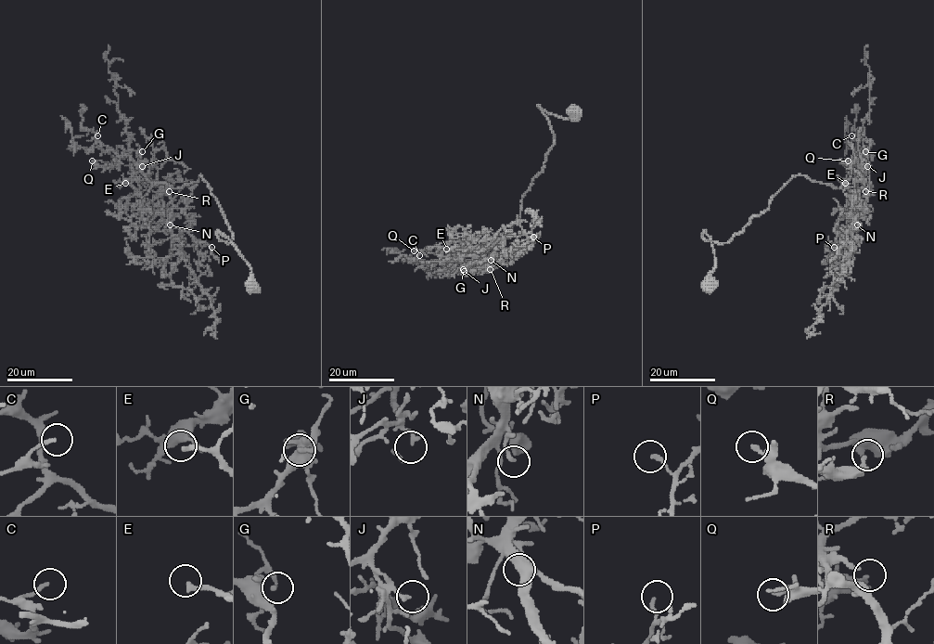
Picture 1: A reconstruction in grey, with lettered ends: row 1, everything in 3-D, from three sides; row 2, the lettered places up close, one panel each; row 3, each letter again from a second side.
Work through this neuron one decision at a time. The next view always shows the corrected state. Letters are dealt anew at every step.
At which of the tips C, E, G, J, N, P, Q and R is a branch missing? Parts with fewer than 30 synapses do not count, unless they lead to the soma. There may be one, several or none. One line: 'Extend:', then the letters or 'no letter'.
Extend: E

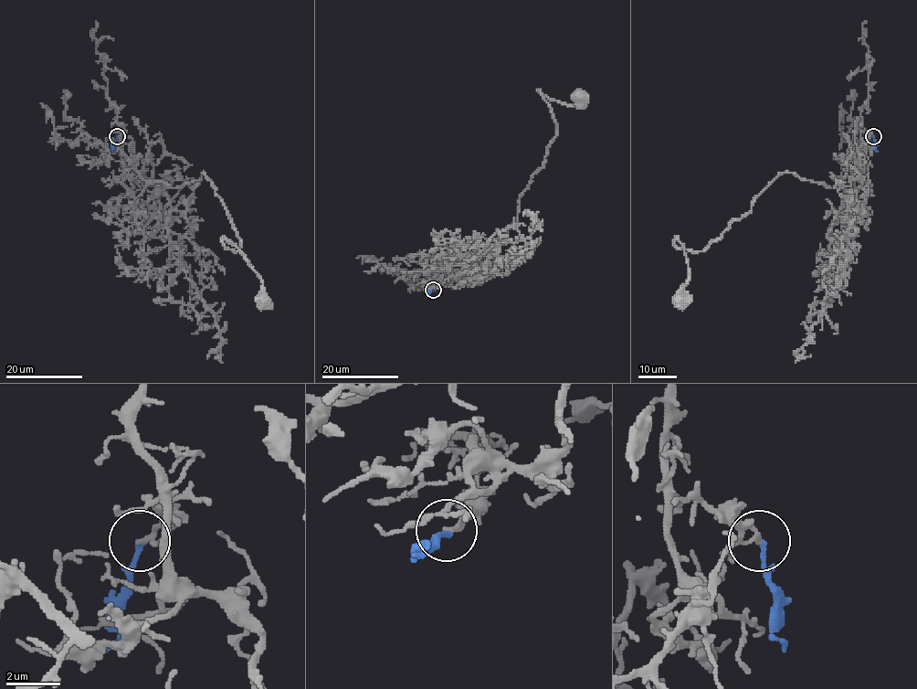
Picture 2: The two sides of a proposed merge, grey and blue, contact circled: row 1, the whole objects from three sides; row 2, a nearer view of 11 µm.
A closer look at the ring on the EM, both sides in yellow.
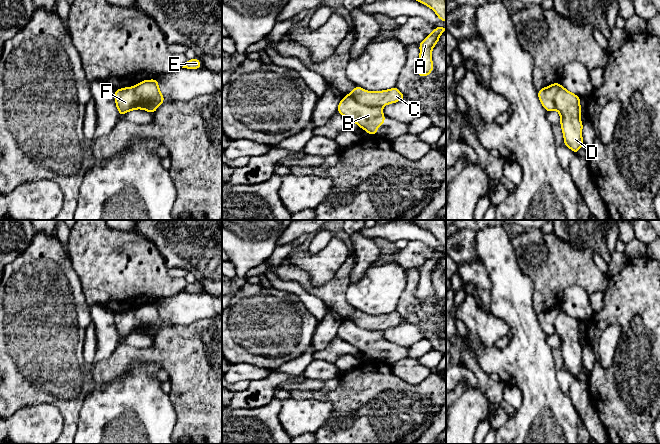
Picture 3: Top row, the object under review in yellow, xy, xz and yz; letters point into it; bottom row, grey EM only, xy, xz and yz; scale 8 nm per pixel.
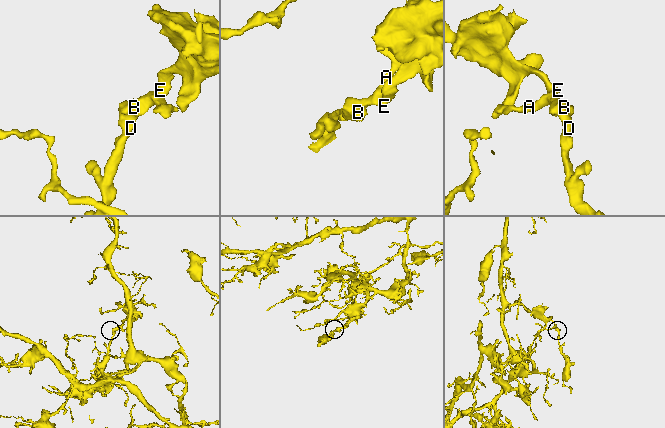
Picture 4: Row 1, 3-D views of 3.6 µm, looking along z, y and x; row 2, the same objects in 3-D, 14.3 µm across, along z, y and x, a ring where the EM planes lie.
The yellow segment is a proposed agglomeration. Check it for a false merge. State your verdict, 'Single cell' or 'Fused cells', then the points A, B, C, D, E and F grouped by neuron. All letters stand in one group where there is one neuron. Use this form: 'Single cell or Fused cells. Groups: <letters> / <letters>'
Fused cells. Groups: A C E / B D F

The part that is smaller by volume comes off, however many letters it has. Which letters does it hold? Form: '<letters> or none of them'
B, D, F

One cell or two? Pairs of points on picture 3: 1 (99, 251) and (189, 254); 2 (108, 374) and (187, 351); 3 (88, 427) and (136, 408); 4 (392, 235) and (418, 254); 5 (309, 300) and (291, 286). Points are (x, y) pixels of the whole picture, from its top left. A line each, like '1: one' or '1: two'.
1: two
2: one
3: one
4: two
5: one

